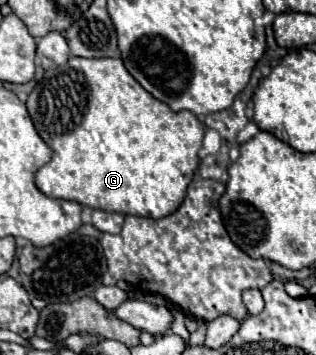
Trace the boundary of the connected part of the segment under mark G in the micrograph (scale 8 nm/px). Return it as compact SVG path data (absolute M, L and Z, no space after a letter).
M70 57L66 65L60 65L56 69L48 69L44 73L44 77L36 83L36 87L32 89L32 93L28 95L28 113L30 119L38 131L38 135L44 139L44 143L52 149L52 159L42 165L36 175L34 175L34 183L36 187L48 195L48 197L56 197L56 199L68 199L68 201L76 201L80 205L92 207L92 209L102 209L102 211L116 211L116 213L124 213L124 215L140 215L140 217L166 217L170 213L174 213L174 209L178 209L178 205L182 205L184 195L186 195L186 187L192 181L196 167L200 163L198 159L198 151L202 149L202 137L204 137L204 125L196 119L196 115L192 115L190 111L178 111L174 113L166 103L158 101L156 97L152 97L144 87L140 87L140 83L126 71L122 59L112 59L112 57L104 57L104 59L82 59L82 57Z

